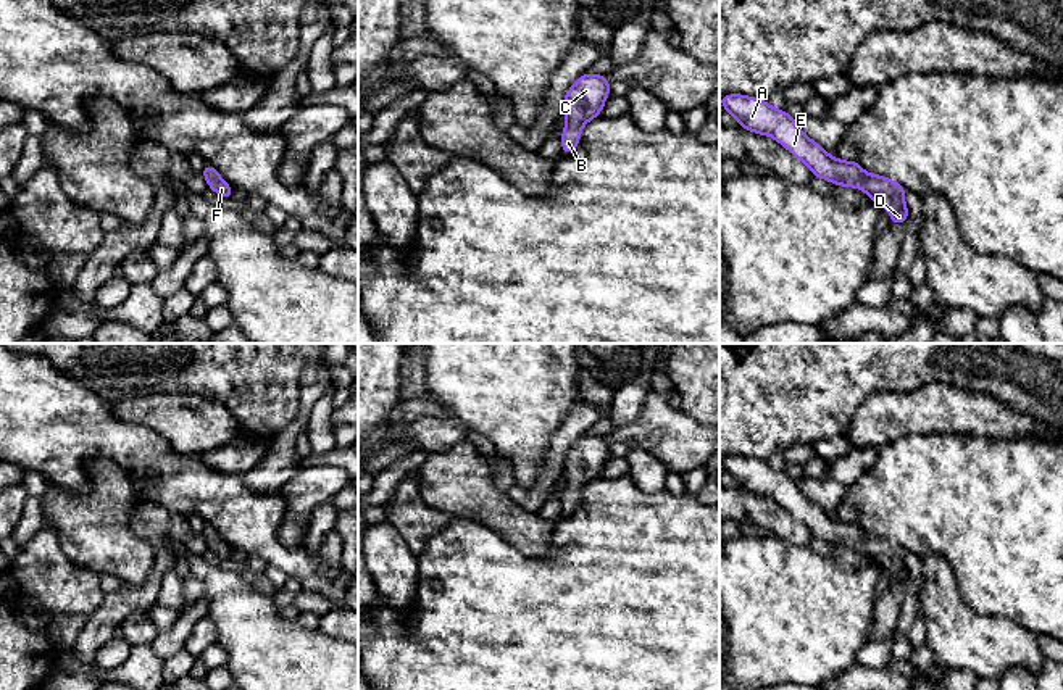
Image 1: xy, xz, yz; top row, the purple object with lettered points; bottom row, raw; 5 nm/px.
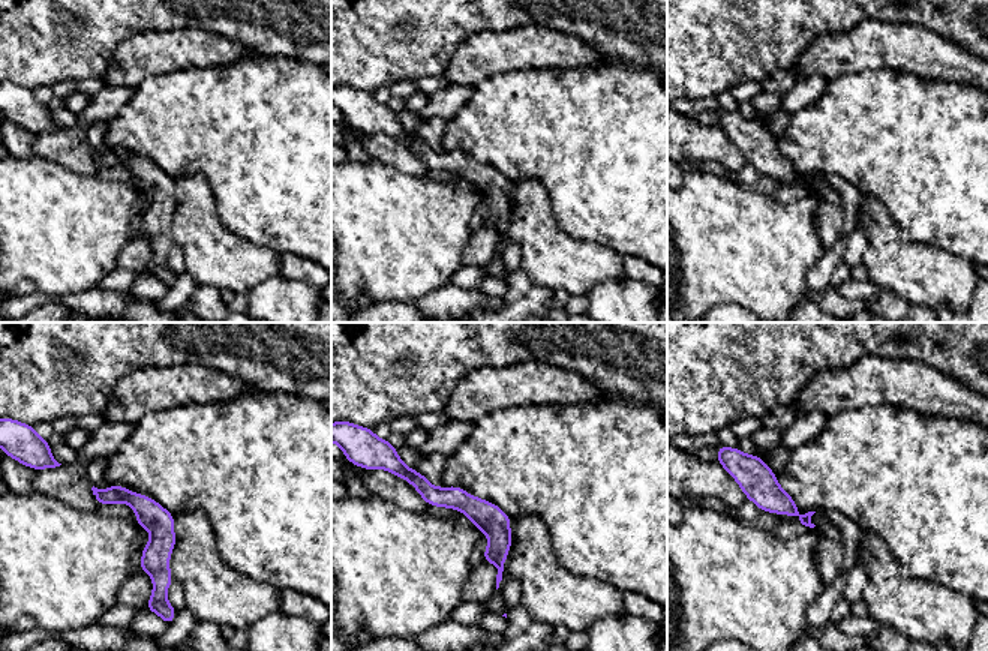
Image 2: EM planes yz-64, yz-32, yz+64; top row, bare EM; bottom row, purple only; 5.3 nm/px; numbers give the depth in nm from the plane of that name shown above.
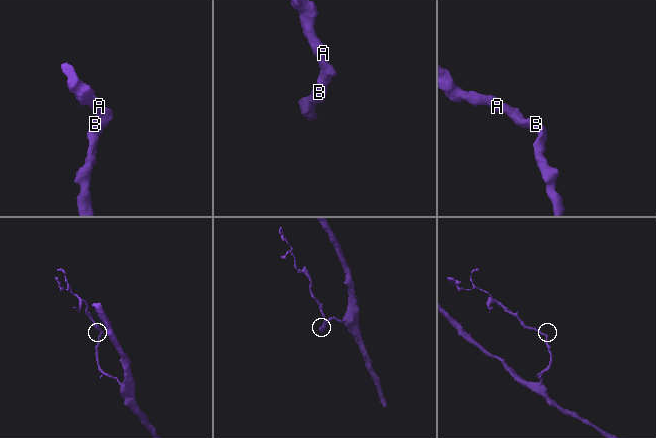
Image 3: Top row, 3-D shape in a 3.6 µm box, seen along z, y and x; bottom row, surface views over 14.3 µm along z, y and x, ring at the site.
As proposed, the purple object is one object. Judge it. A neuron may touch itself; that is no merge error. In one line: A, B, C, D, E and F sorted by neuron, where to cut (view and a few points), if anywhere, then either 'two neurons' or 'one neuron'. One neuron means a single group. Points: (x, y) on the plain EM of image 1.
A B C D E F | no cut | one neuron

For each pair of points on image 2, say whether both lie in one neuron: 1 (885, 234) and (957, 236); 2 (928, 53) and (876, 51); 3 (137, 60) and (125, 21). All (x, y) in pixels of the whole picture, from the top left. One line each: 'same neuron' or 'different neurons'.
1: different neurons
2: same neuron
3: different neurons

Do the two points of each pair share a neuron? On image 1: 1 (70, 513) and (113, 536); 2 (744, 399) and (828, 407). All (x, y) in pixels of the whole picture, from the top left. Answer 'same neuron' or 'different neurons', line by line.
1: same neuron
2: same neuron

